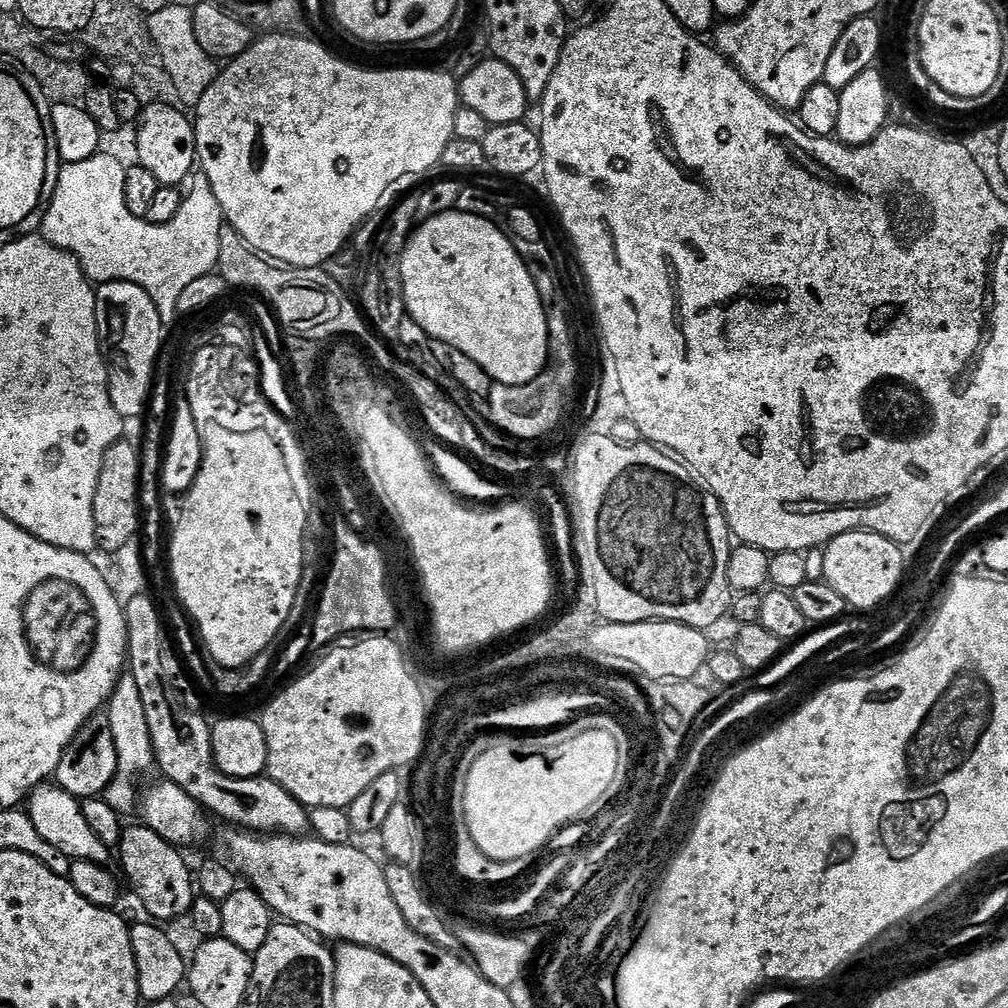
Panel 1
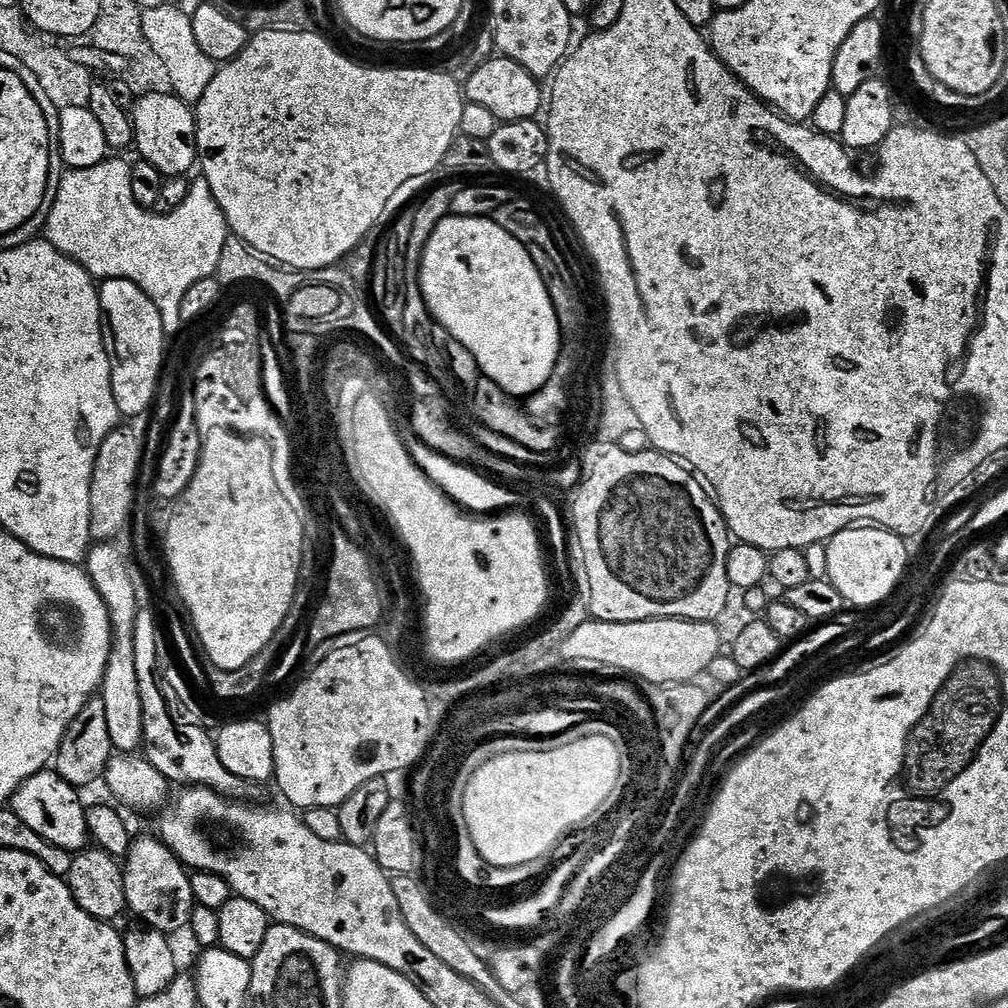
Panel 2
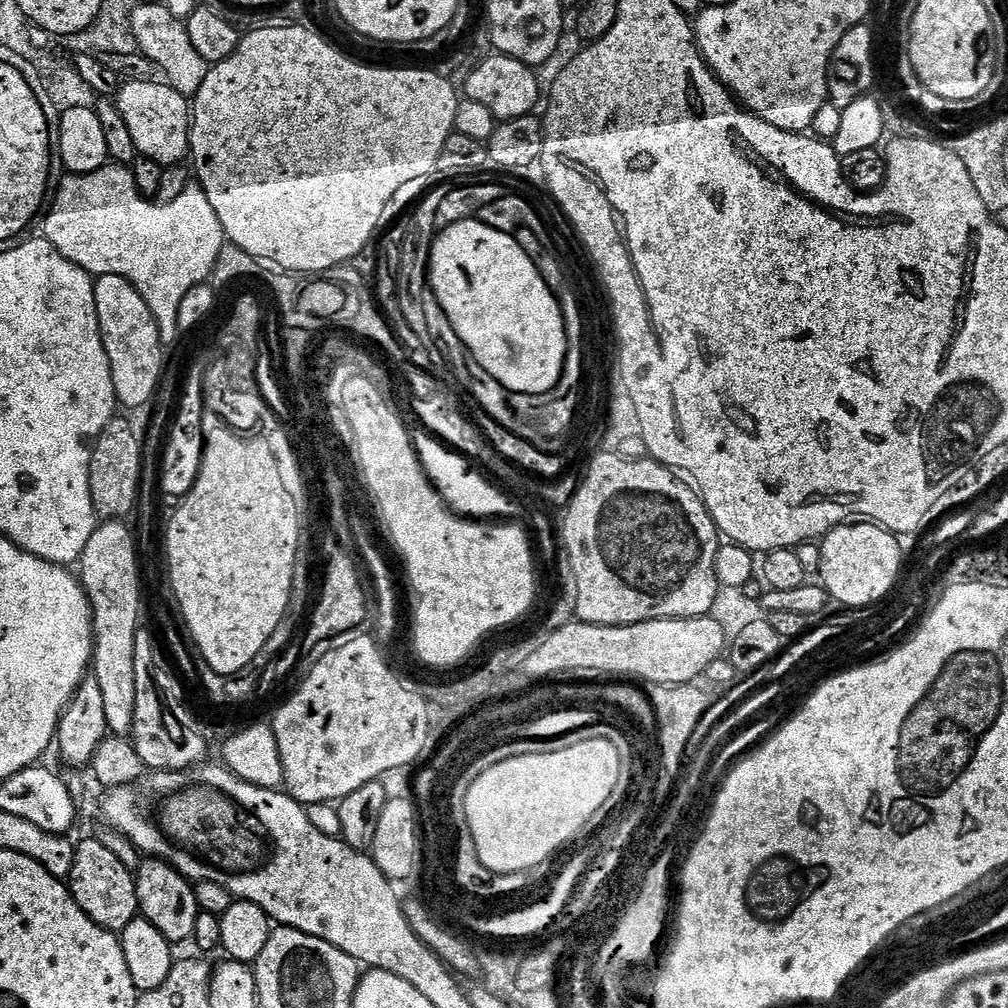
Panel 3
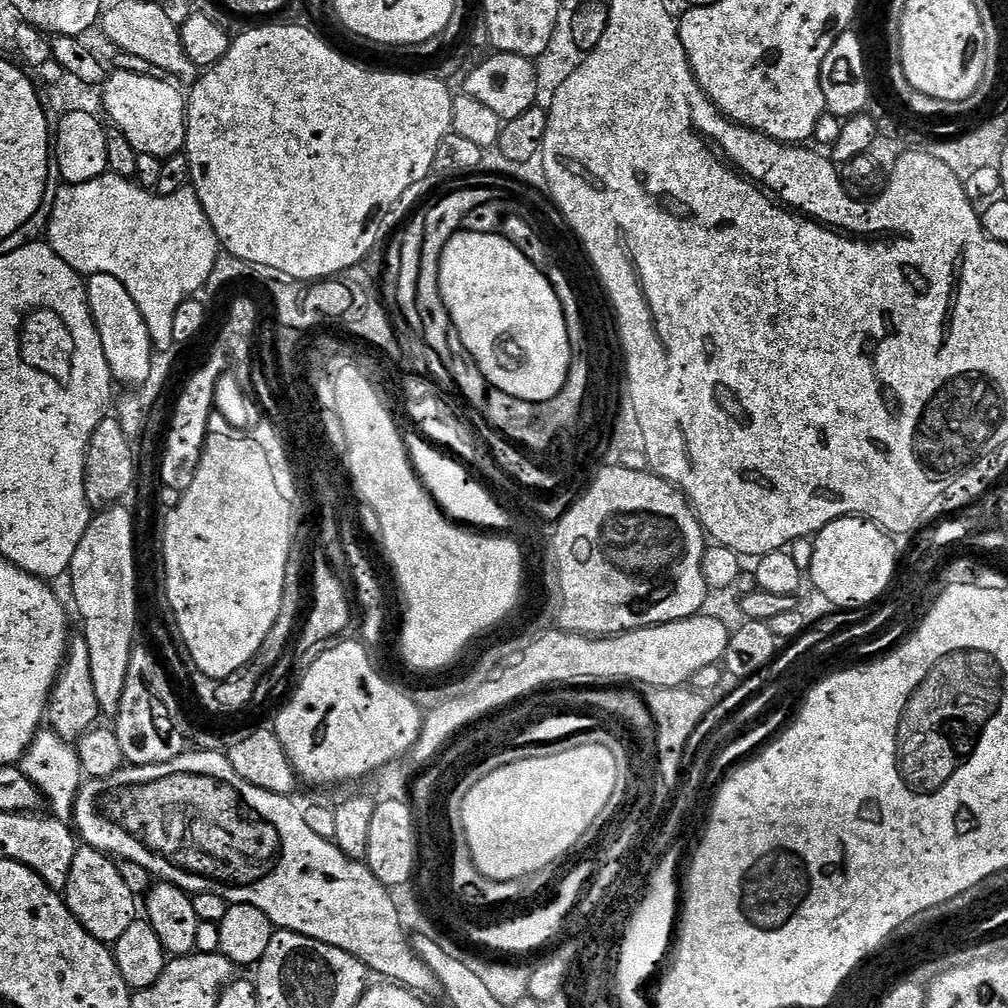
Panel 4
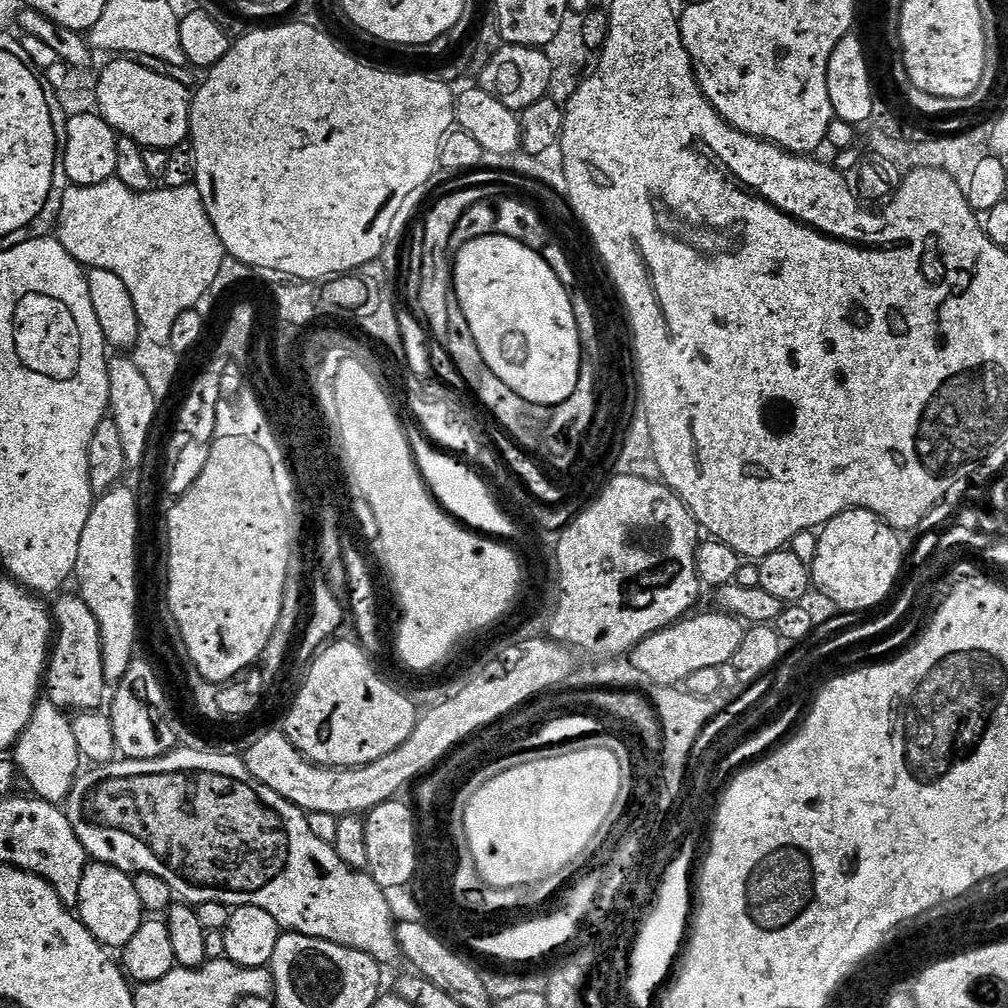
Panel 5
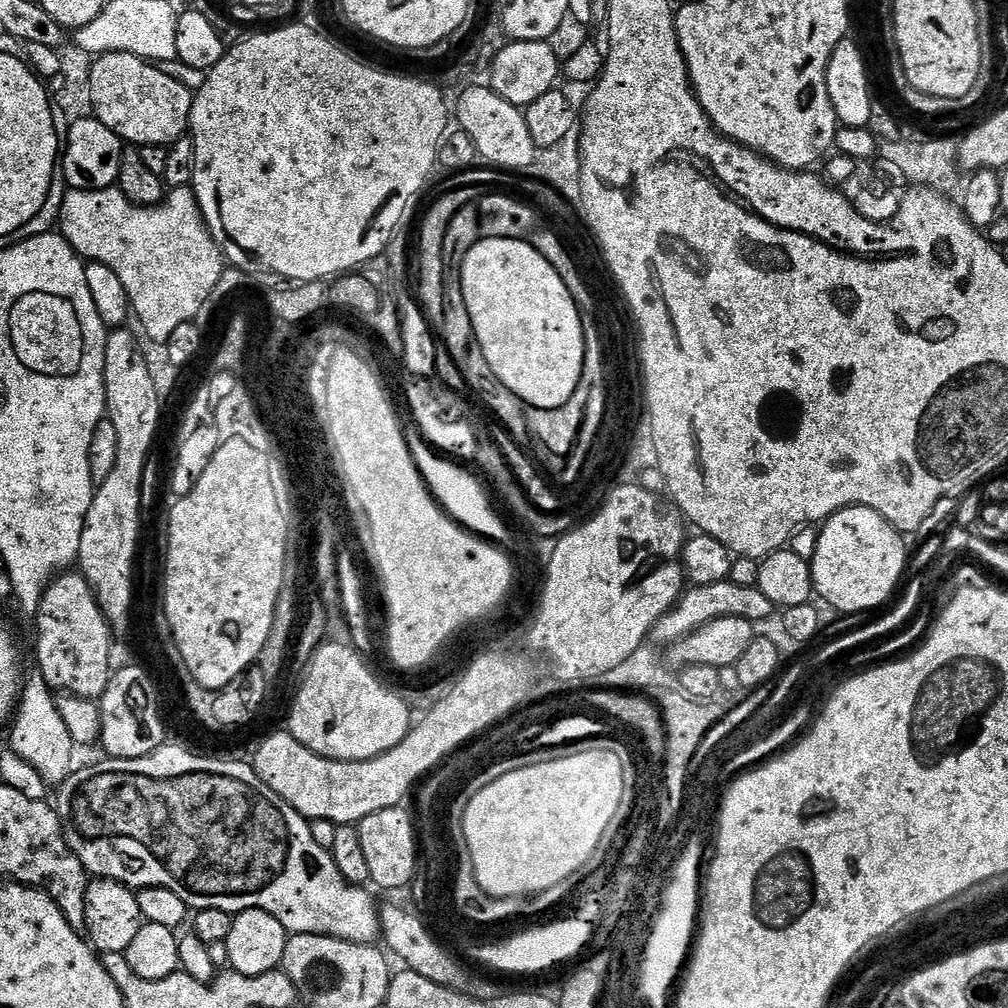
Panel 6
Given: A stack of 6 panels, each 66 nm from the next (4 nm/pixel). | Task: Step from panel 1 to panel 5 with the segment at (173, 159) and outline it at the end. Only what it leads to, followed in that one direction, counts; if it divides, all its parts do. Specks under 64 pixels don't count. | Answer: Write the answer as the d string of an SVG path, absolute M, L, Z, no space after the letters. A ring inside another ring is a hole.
M116 58L99 69L100 81L96 84L96 104L99 115L112 127L115 132L122 136L128 136L141 148L161 148L171 150L185 143L190 136L190 125L192 123L192 96L190 88L180 80L172 76L163 76L155 72L147 63L137 62L132 58Z

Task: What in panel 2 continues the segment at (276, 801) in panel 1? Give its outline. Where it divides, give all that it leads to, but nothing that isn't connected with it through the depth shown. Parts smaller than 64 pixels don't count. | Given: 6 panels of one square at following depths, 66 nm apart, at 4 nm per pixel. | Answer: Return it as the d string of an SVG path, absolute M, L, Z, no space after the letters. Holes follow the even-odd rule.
M144 727L143 734L142 752L144 757L173 785L210 788L213 792L219 792L221 796L241 802L259 801L258 798L262 792L261 785L251 784L248 780L243 780L227 772L218 758L216 748L208 748L208 752L198 754L198 750L192 748L192 744L184 744L184 736L182 736L182 744L178 744L178 728L168 734L154 734Z

